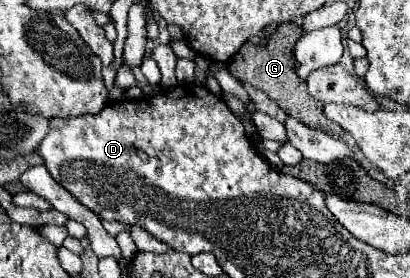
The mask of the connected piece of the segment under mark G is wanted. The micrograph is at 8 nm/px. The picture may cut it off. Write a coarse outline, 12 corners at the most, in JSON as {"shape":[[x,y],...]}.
{"shape":[[279,26],[265,46],[243,44],[229,72],[295,120],[343,134],[297,76],[303,28]]}

